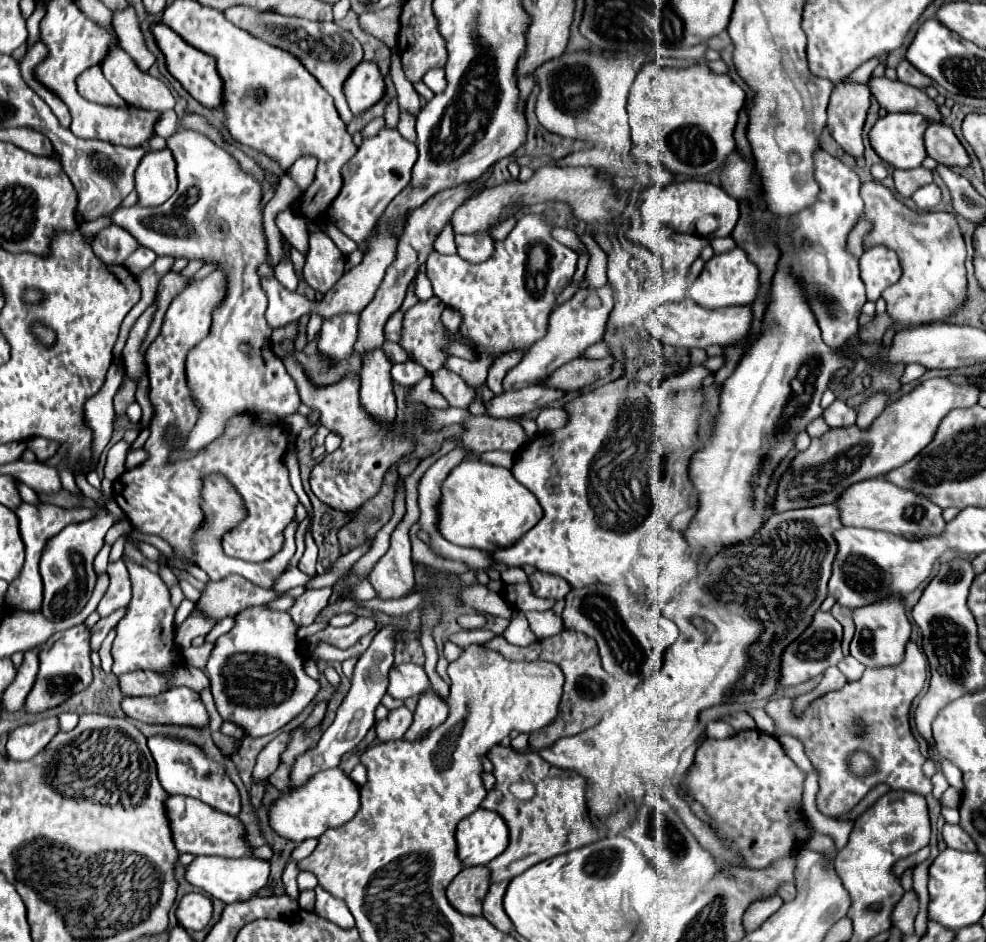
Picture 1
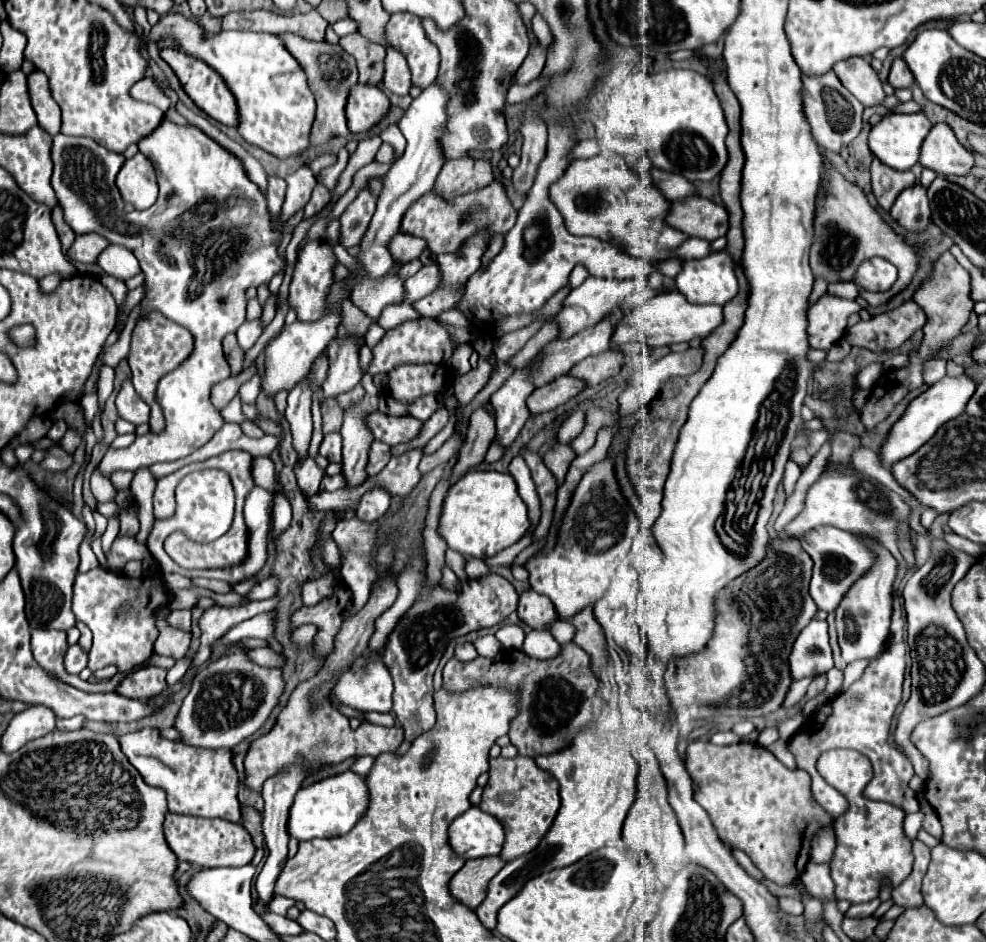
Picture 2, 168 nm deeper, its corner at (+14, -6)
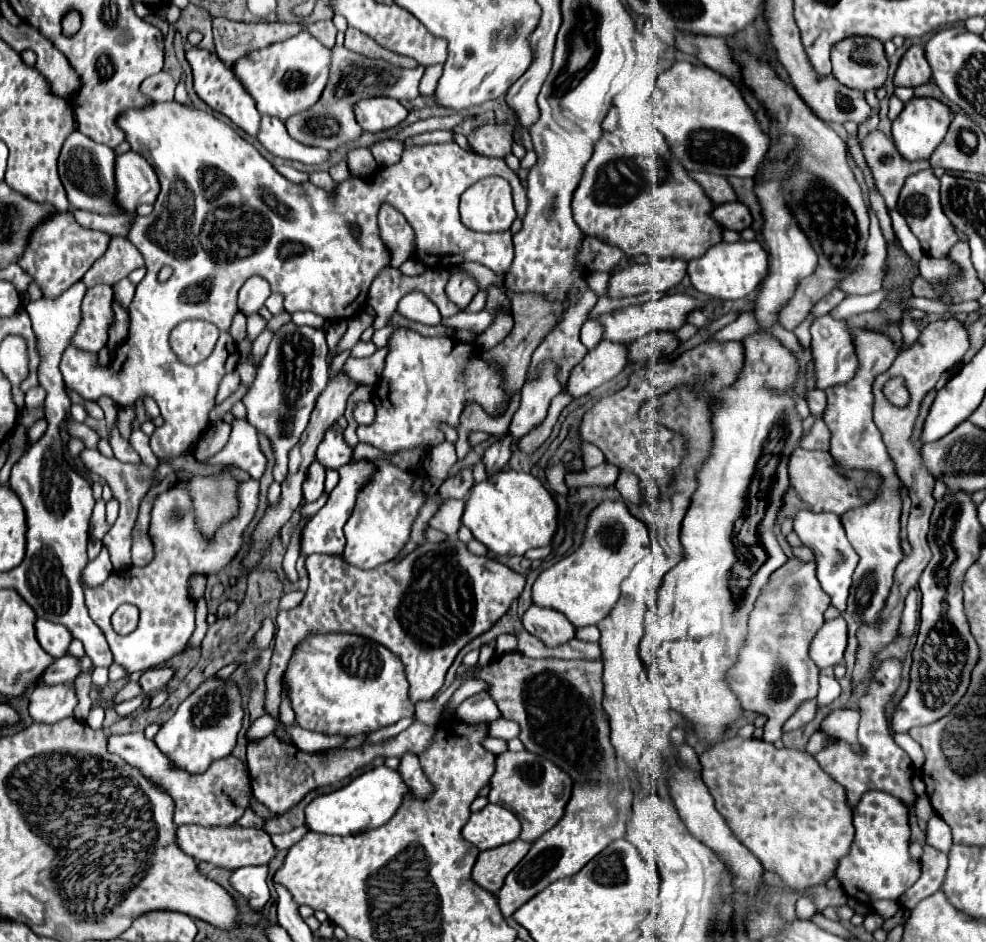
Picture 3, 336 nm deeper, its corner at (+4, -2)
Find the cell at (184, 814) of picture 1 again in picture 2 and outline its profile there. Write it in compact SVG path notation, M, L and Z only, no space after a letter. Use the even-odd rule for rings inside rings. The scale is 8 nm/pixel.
M168 813L164 821L164 835L170 849L180 861L188 861L198 867L242 867L252 861L254 845L250 833L240 823L230 823L222 819L188 817L178 813Z

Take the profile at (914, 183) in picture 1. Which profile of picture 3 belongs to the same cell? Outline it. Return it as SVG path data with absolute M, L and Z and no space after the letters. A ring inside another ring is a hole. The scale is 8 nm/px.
M872 131L864 141L862 141L862 149L866 155L866 161L872 169L876 187L880 191L880 195L886 201L888 209L896 207L898 201L898 193L900 187L904 185L906 177L912 173L918 173L922 169L928 169L930 163L928 159L920 159L920 161L906 161L894 141L890 137L886 137L882 131Z

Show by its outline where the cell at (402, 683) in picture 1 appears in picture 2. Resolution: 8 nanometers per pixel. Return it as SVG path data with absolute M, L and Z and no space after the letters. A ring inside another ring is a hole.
M360 657L354 665L338 679L330 693L340 703L356 711L380 711L388 713L392 709L394 681L382 661L366 661Z

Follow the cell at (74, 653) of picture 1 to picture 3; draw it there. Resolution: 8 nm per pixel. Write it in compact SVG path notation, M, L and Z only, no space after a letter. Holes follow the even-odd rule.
M36 619L34 623L36 627L36 639L42 645L42 649L52 655L52 657L62 657L72 641L72 635L68 629L64 629L62 625L56 625L52 621L44 621L44 619Z

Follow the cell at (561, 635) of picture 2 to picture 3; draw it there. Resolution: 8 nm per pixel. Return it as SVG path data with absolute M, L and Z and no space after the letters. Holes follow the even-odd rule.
M584 627L584 629L576 629L576 639L580 641L598 641L600 639L600 631L598 627Z

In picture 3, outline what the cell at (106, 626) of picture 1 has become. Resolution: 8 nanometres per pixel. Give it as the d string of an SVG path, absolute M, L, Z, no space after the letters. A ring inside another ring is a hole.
M60 657L54 659L54 663L44 669L44 677L40 677L40 685L56 685L62 681L74 681L78 675L78 659L76 657Z

